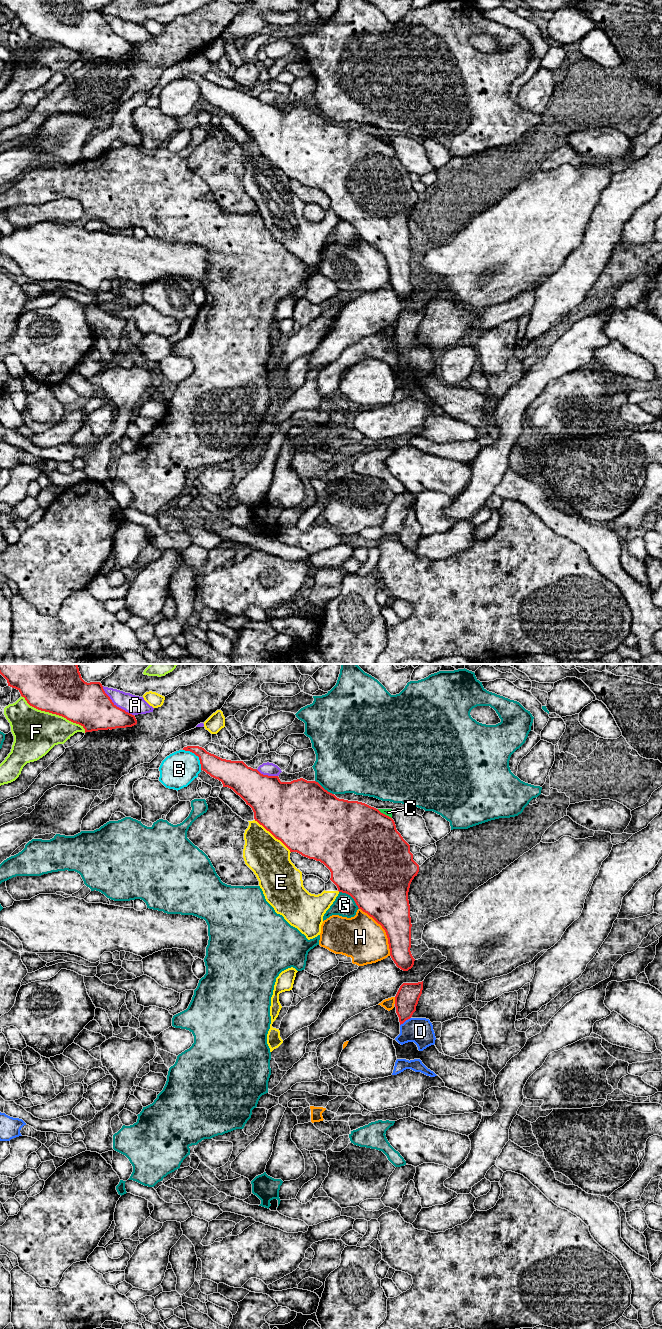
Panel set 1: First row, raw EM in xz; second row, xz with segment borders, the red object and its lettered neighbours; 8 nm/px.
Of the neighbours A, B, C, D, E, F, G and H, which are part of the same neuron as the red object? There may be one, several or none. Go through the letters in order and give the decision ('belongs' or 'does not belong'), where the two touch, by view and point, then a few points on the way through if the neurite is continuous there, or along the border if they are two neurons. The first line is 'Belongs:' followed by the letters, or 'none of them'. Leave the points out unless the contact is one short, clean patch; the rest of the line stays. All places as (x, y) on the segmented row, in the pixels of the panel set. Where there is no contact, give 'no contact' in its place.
Belongs: D
A: does not belong | xz (115, 705)
B: does not belong | xz (197, 755) | along xz (183, 749), (193, 752), (198, 757), (201, 769)
C: does not belong | xz (384, 814)
D: belongs | xz (405, 1020) | across xz (407, 997), (405, 1002), (405, 1020), (415, 1030), (420, 1031)
E: does not belong | xz (273, 835)
F: does not belong | xz (54, 713)
G: does not belong | xz (351, 896)
H: does not belong | xz (384, 929)

